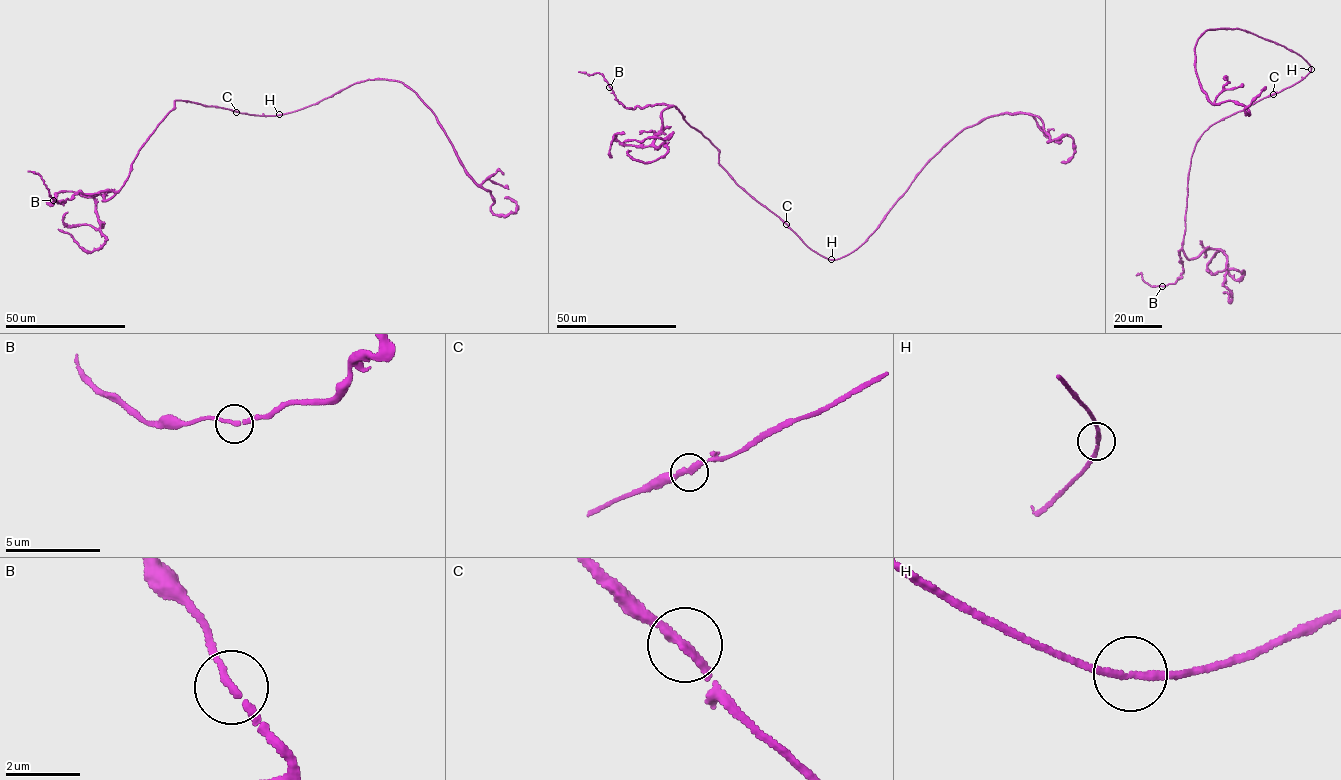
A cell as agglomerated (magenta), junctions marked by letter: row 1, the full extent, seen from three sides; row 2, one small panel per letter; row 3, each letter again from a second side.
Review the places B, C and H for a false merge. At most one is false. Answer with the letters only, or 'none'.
none

